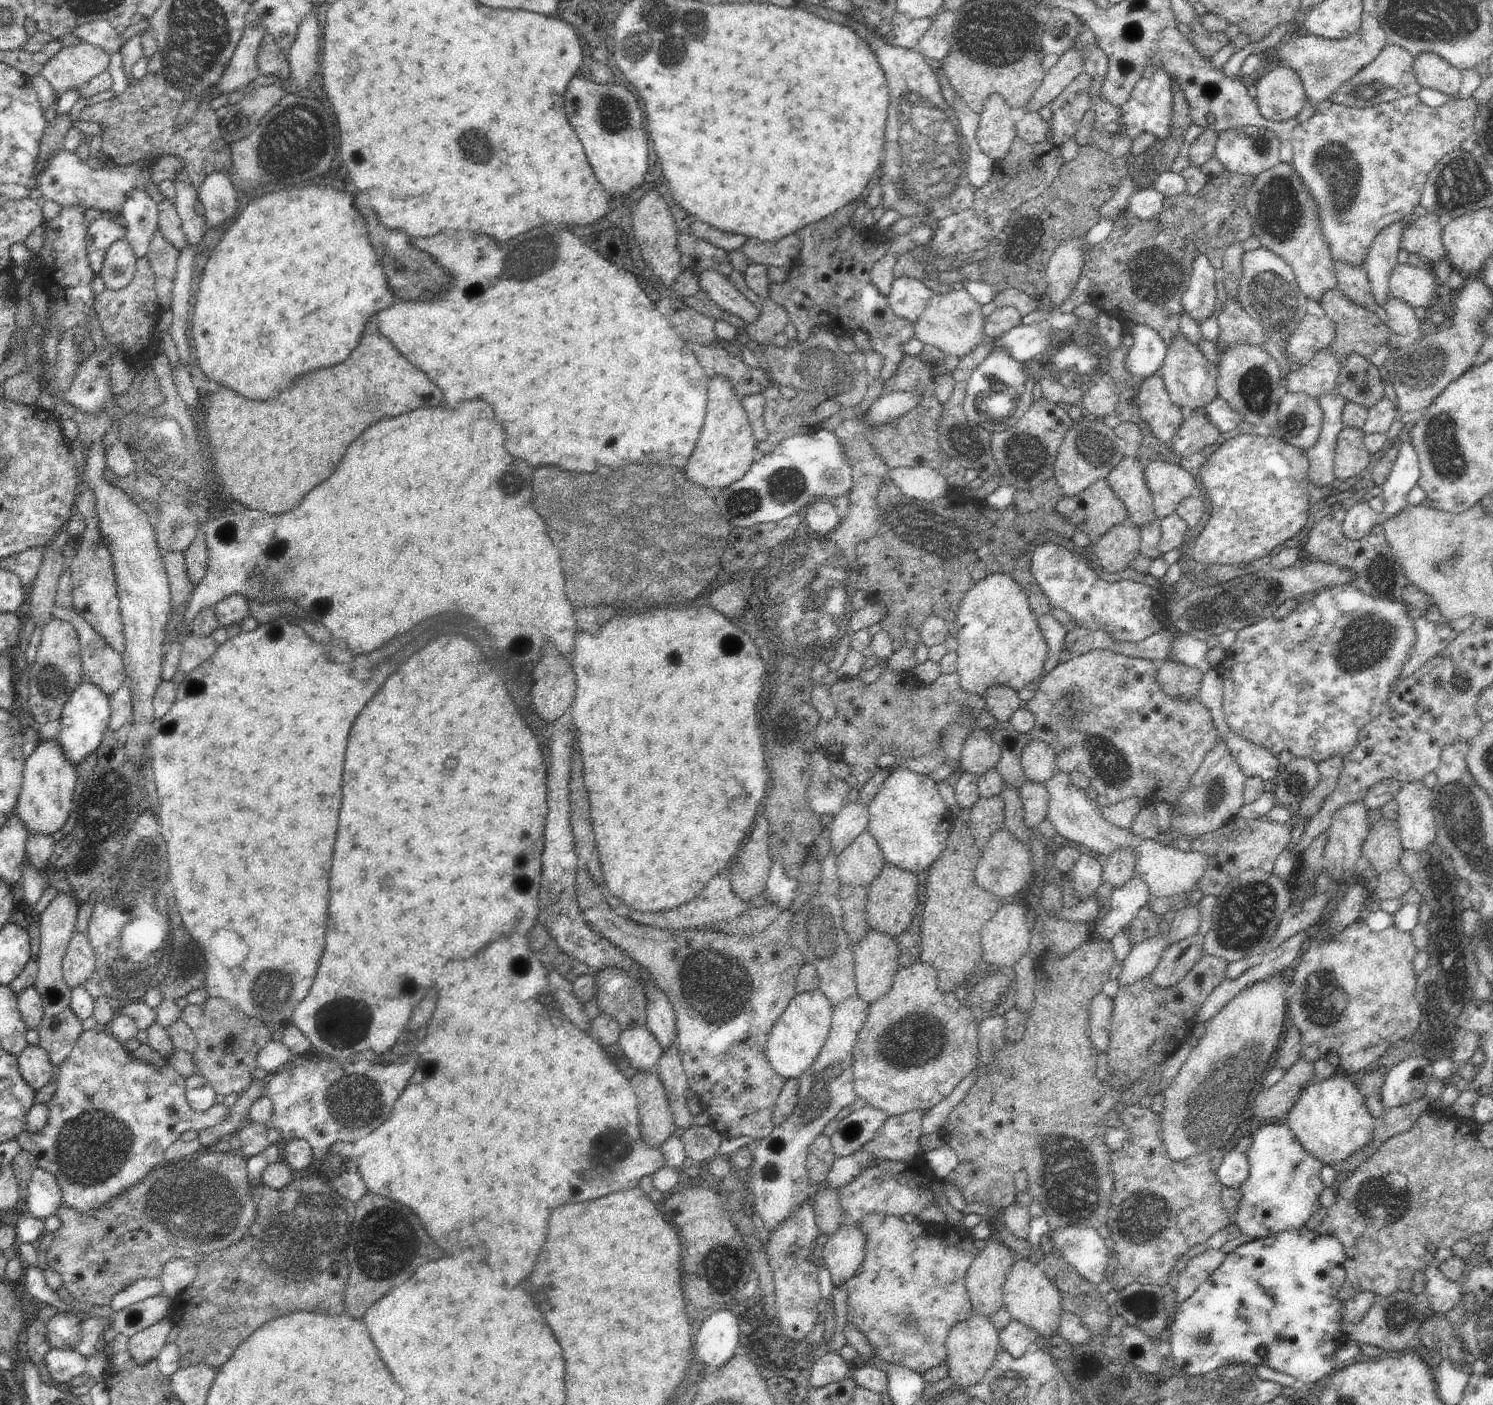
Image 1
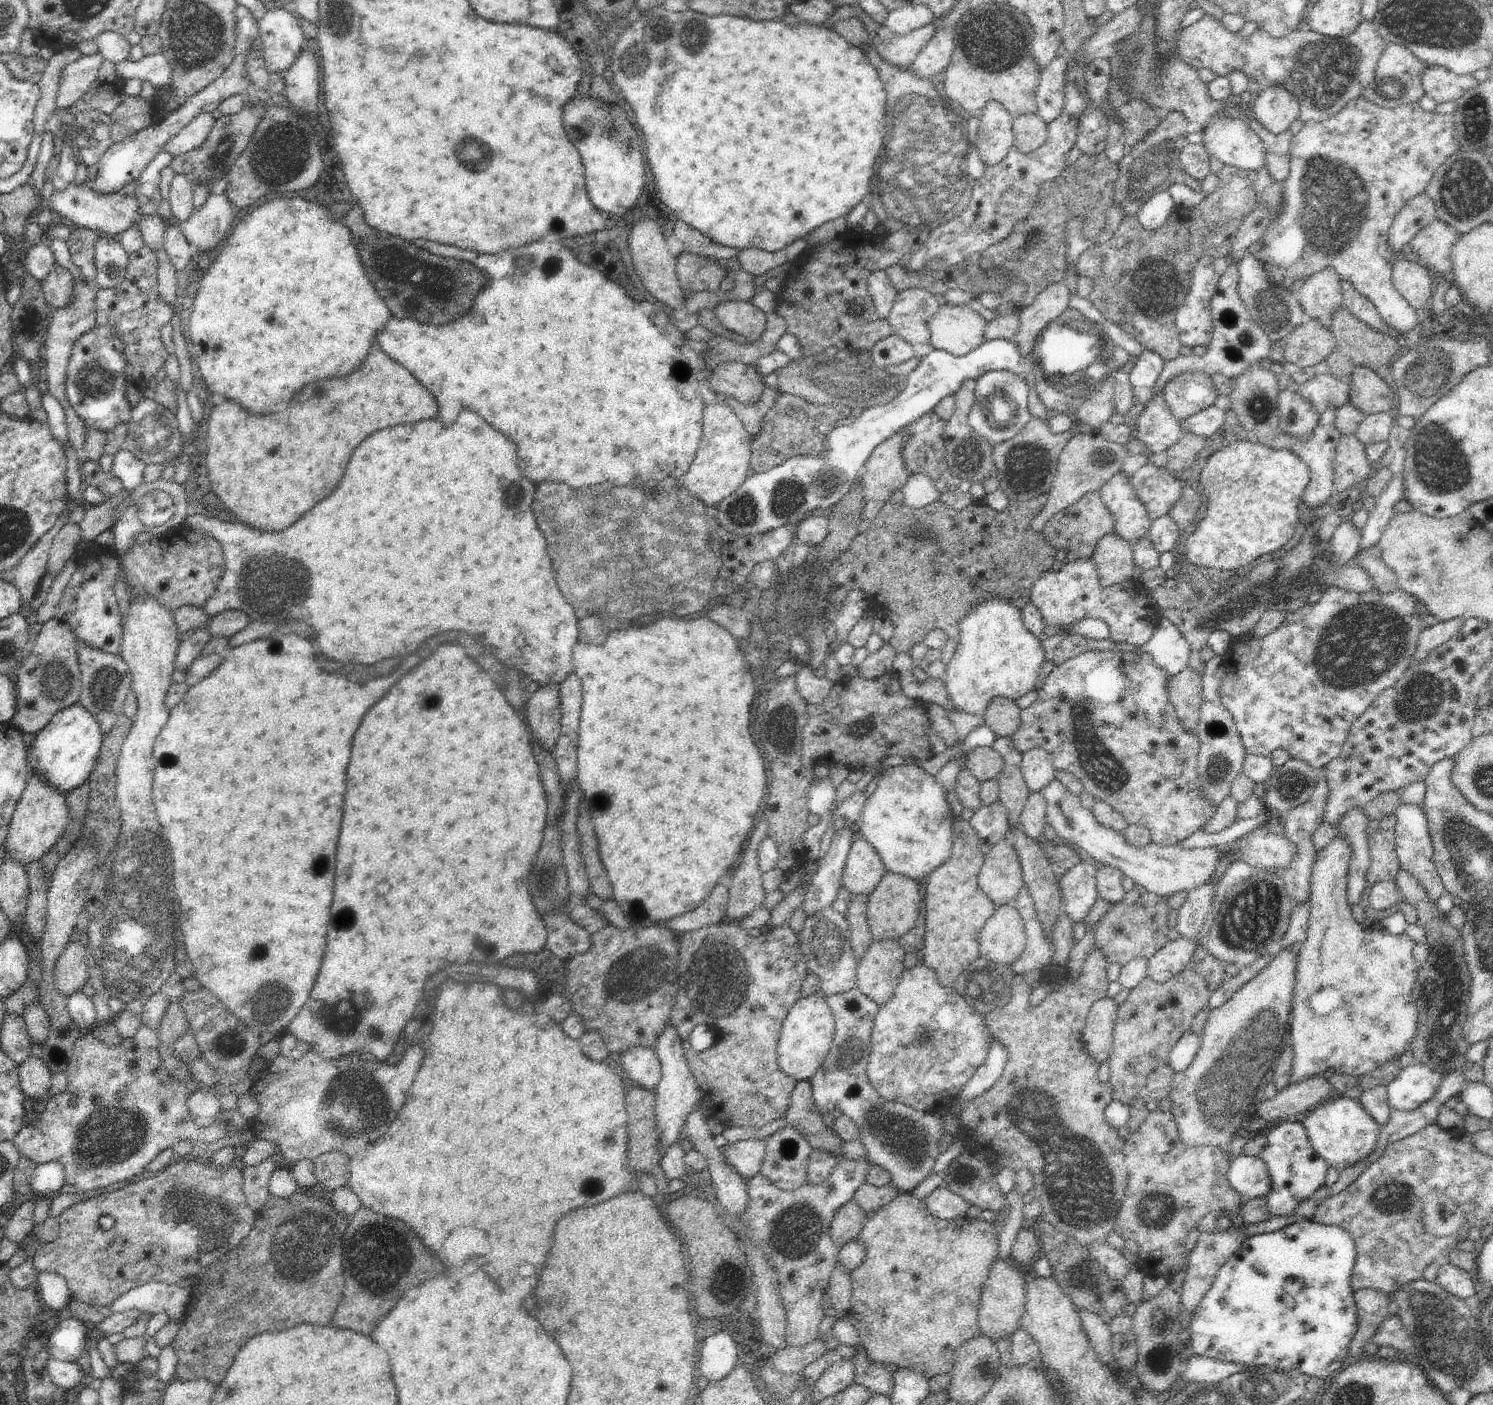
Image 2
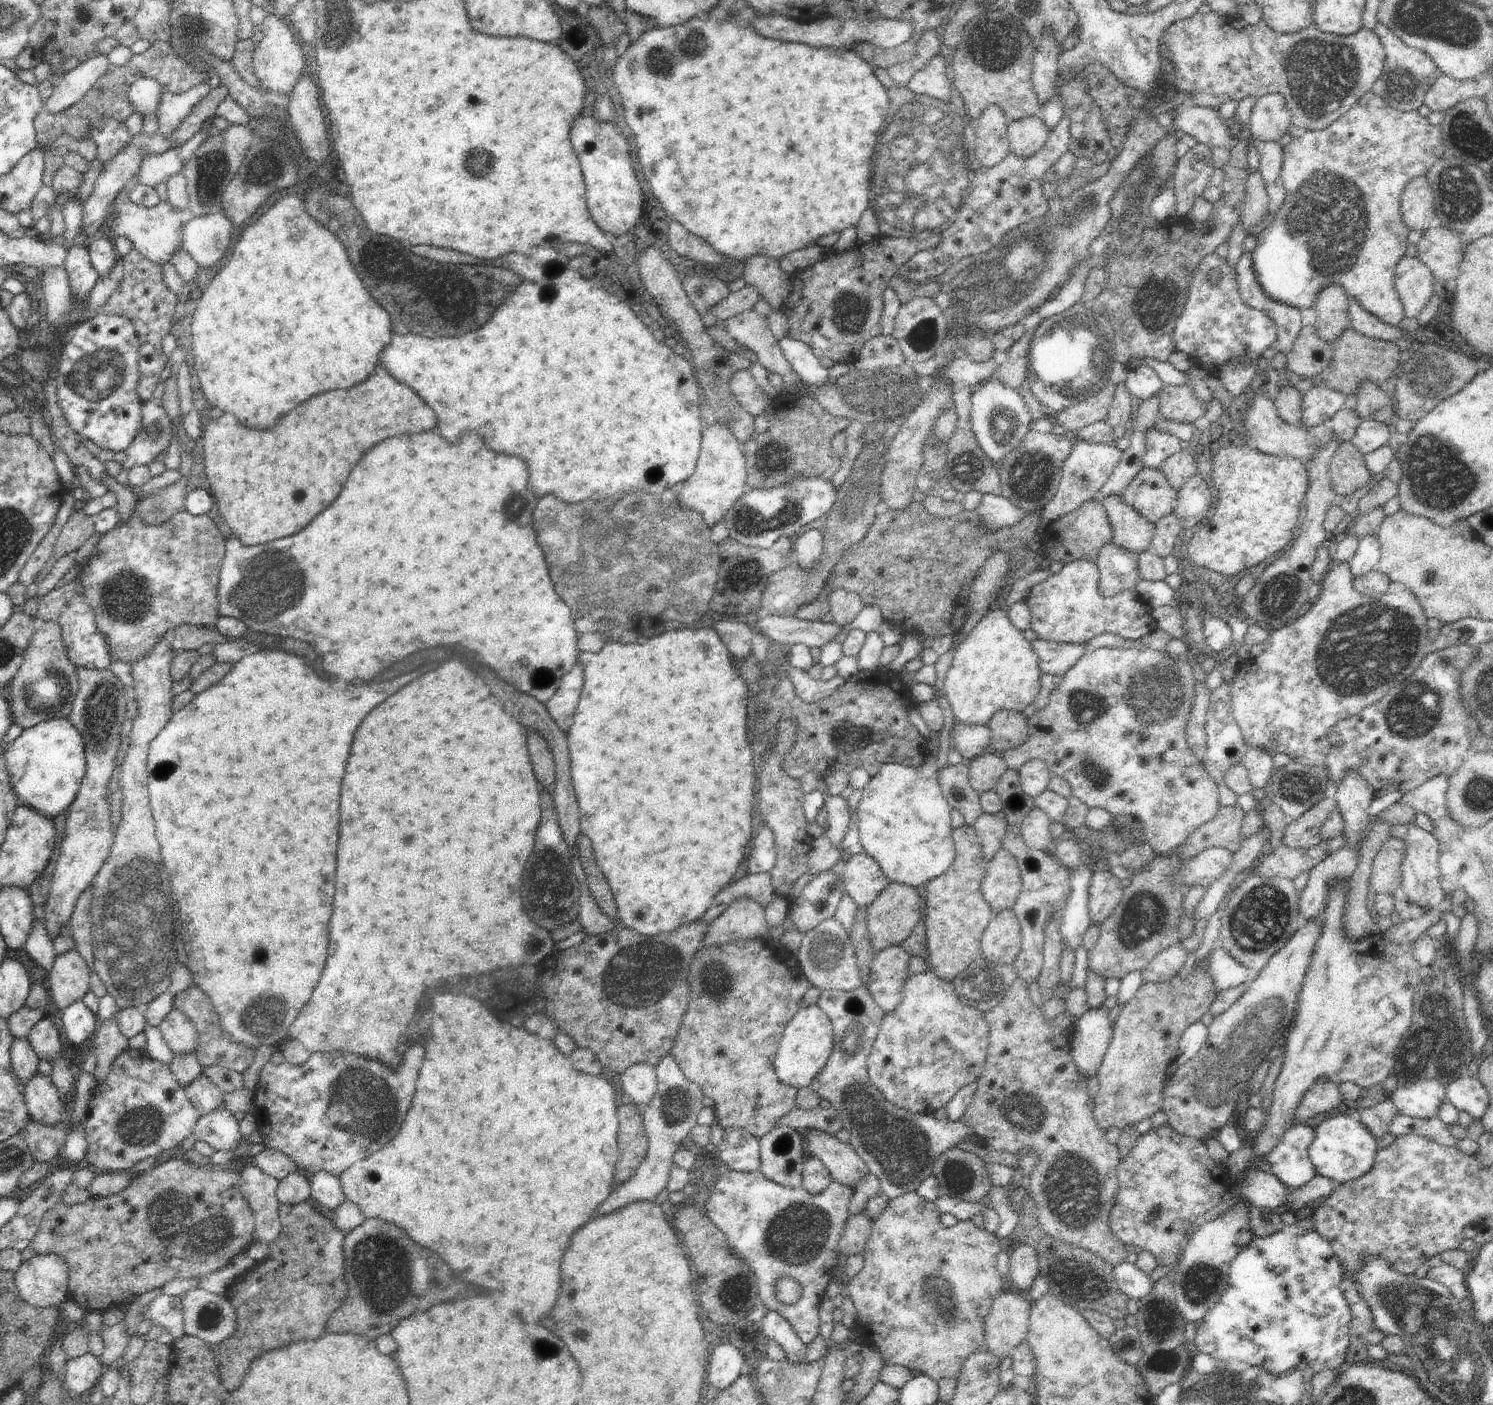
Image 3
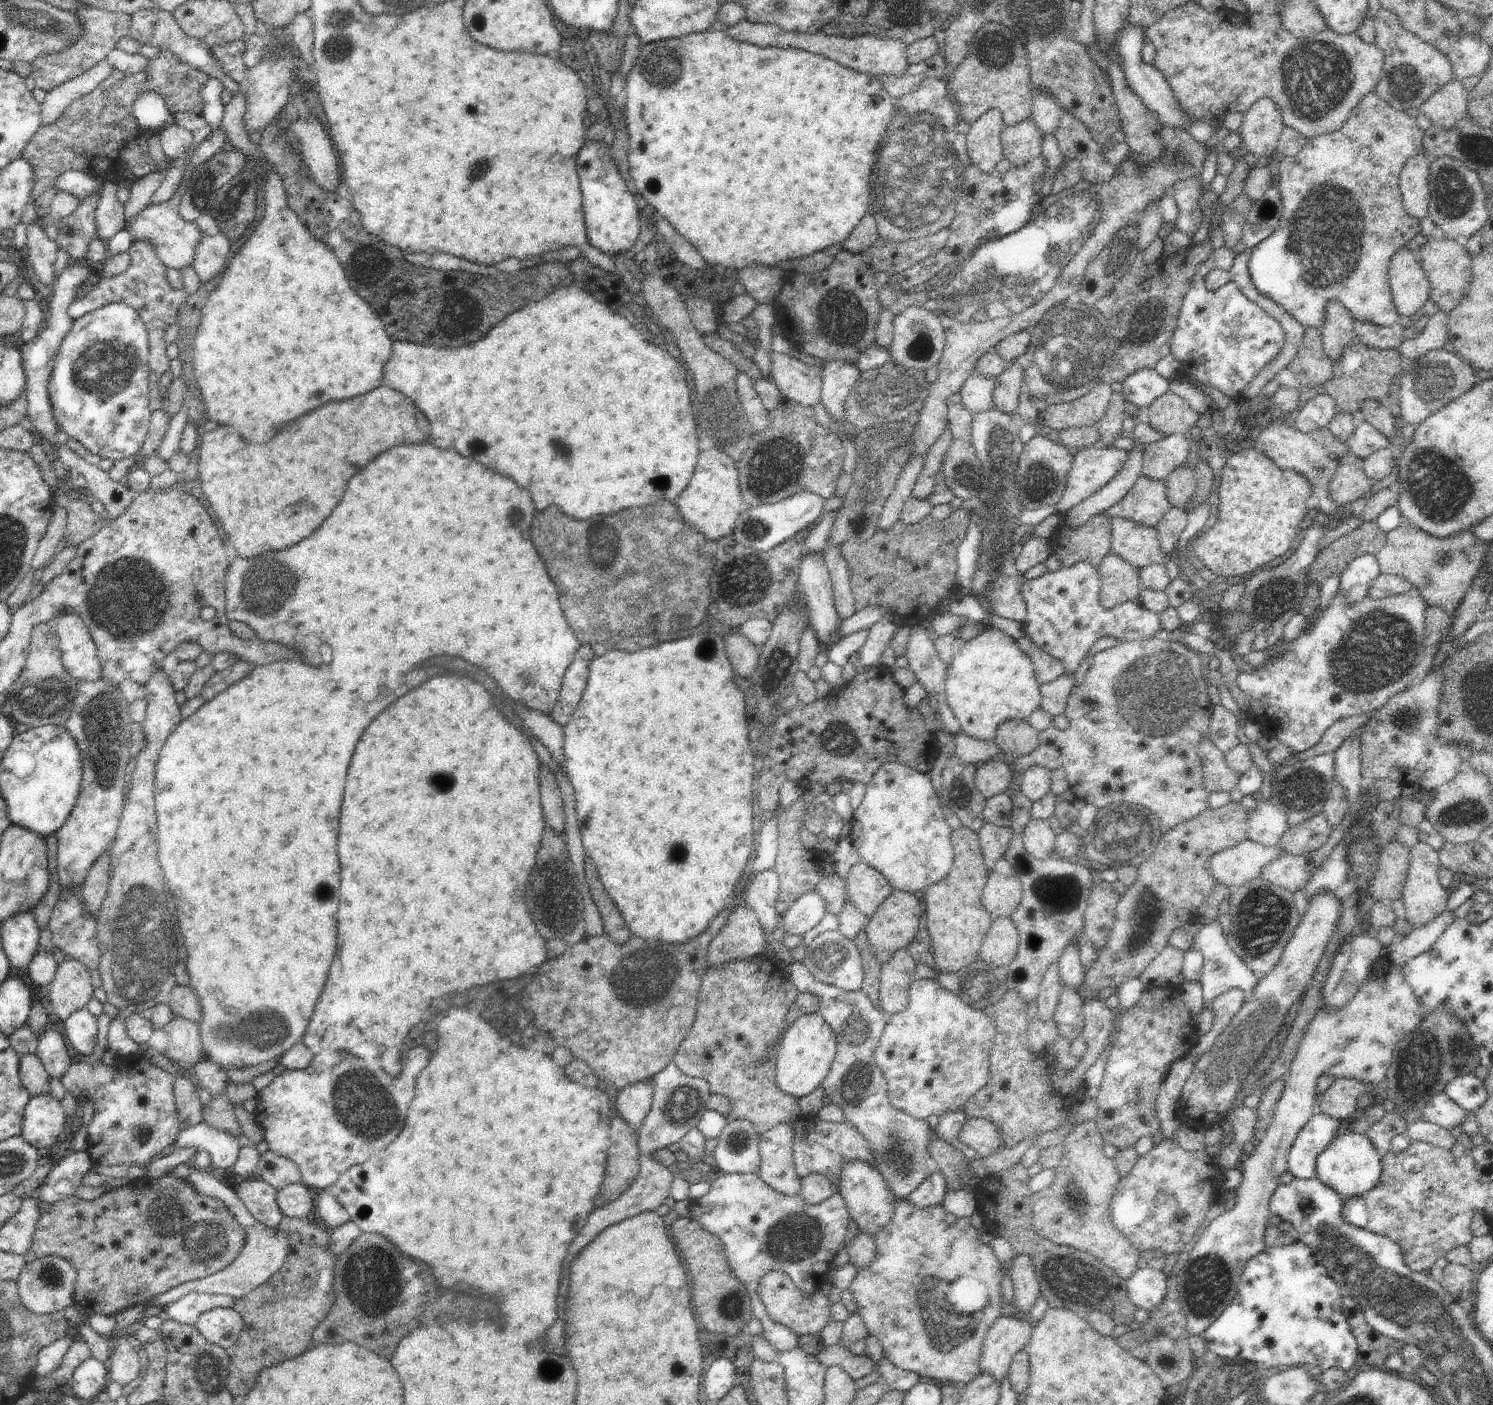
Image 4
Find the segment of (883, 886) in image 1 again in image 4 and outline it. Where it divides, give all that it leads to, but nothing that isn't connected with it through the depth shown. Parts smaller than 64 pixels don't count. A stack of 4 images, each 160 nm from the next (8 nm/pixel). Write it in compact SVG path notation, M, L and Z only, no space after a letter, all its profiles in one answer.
M893 891L892 894L873 912L869 919L866 932L868 942L874 956L881 964L886 964L895 952L906 949L907 946L916 938L916 933L923 922L924 913L920 908L920 902L912 893L906 891Z

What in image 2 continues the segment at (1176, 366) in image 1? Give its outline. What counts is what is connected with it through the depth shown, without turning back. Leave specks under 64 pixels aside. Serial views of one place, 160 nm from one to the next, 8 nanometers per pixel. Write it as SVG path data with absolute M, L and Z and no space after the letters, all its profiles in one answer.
M1188 373L1175 377L1163 388L1162 395L1179 421L1185 421L1214 405L1218 396L1212 377L1204 373Z

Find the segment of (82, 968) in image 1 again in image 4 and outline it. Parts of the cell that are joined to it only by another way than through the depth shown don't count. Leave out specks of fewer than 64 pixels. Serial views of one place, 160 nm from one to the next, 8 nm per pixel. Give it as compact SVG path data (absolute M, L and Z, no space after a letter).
M75 960L64 961L47 989L49 1006L52 1006L58 1023L86 1007L94 989L94 982L85 964Z

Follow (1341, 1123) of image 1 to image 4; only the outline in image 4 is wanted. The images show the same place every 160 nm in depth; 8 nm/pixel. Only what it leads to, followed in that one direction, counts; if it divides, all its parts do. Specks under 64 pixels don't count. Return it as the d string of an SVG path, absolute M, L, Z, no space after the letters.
M1349 1127L1339 1131L1338 1136L1320 1153L1317 1158L1317 1177L1338 1194L1346 1198L1364 1196L1372 1191L1381 1177L1382 1156L1379 1154L1373 1142L1364 1134L1358 1134Z

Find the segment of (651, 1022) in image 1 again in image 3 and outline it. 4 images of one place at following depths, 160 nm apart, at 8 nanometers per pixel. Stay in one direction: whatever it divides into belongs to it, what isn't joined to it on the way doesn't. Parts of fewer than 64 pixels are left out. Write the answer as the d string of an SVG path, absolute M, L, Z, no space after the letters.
M670 1052L665 1054L655 1068L657 1072L657 1089L652 1100L643 1108L643 1129L648 1139L648 1149L644 1160L636 1172L618 1188L612 1190L608 1198L593 1212L592 1219L612 1214L636 1201L654 1202L656 1196L667 1188L671 1168L672 1156L679 1148L686 1145L688 1133L697 1124L699 1112L703 1109L702 1100L705 1094L700 1085L686 1078L680 1070L675 1058Z

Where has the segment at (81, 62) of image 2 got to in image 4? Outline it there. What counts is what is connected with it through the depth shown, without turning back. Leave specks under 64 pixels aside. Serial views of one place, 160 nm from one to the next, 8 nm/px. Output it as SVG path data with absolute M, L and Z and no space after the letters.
M104 59L94 64L88 72L78 75L51 90L41 104L41 124L48 126L56 122L70 104L77 98L92 92L114 71L115 68Z

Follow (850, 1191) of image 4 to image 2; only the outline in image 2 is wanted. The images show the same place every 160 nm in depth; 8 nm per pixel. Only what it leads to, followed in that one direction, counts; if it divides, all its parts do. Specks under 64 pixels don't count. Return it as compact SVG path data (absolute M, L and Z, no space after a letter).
M810 1081L796 1083L788 1110L783 1120L788 1126L797 1128L814 1149L834 1155L838 1161L846 1160L842 1153L842 1140L830 1127L825 1116L814 1105Z

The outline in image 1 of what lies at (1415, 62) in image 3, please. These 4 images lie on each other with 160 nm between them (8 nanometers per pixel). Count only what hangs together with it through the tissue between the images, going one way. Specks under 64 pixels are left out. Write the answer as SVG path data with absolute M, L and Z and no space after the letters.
M1387 44L1368 66L1365 66L1352 80L1337 88L1328 104L1338 103L1365 109L1368 106L1375 107L1382 103L1391 103L1405 96L1417 95L1422 87L1413 69L1415 59L1416 57L1405 48Z

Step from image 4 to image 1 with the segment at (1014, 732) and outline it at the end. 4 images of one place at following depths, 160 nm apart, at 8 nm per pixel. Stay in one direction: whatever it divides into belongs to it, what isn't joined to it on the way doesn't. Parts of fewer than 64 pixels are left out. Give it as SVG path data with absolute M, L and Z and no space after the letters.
M1004 685L989 688L981 700L982 707L995 716L1002 725L1008 725L1020 703L1018 691Z

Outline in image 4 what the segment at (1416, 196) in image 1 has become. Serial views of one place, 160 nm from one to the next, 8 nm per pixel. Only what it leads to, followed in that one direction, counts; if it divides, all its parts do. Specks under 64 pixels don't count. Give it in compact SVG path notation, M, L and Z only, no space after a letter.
M1375 92L1367 94L1351 110L1350 118L1336 132L1322 135L1307 141L1304 148L1294 156L1279 159L1278 175L1275 179L1276 187L1280 191L1283 202L1283 213L1277 229L1265 238L1258 246L1251 249L1249 271L1253 285L1263 294L1269 296L1282 309L1291 314L1299 323L1307 327L1318 327L1322 330L1325 320L1325 310L1331 300L1340 301L1349 310L1349 314L1361 323L1374 323L1375 325L1388 326L1399 319L1399 312L1393 303L1393 296L1389 285L1389 264L1394 254L1420 233L1419 220L1408 214L1403 207L1403 198L1399 189L1399 174L1404 163L1411 156L1424 153L1422 139L1425 131L1416 127L1416 119L1408 116L1406 111L1397 111L1386 104Z

